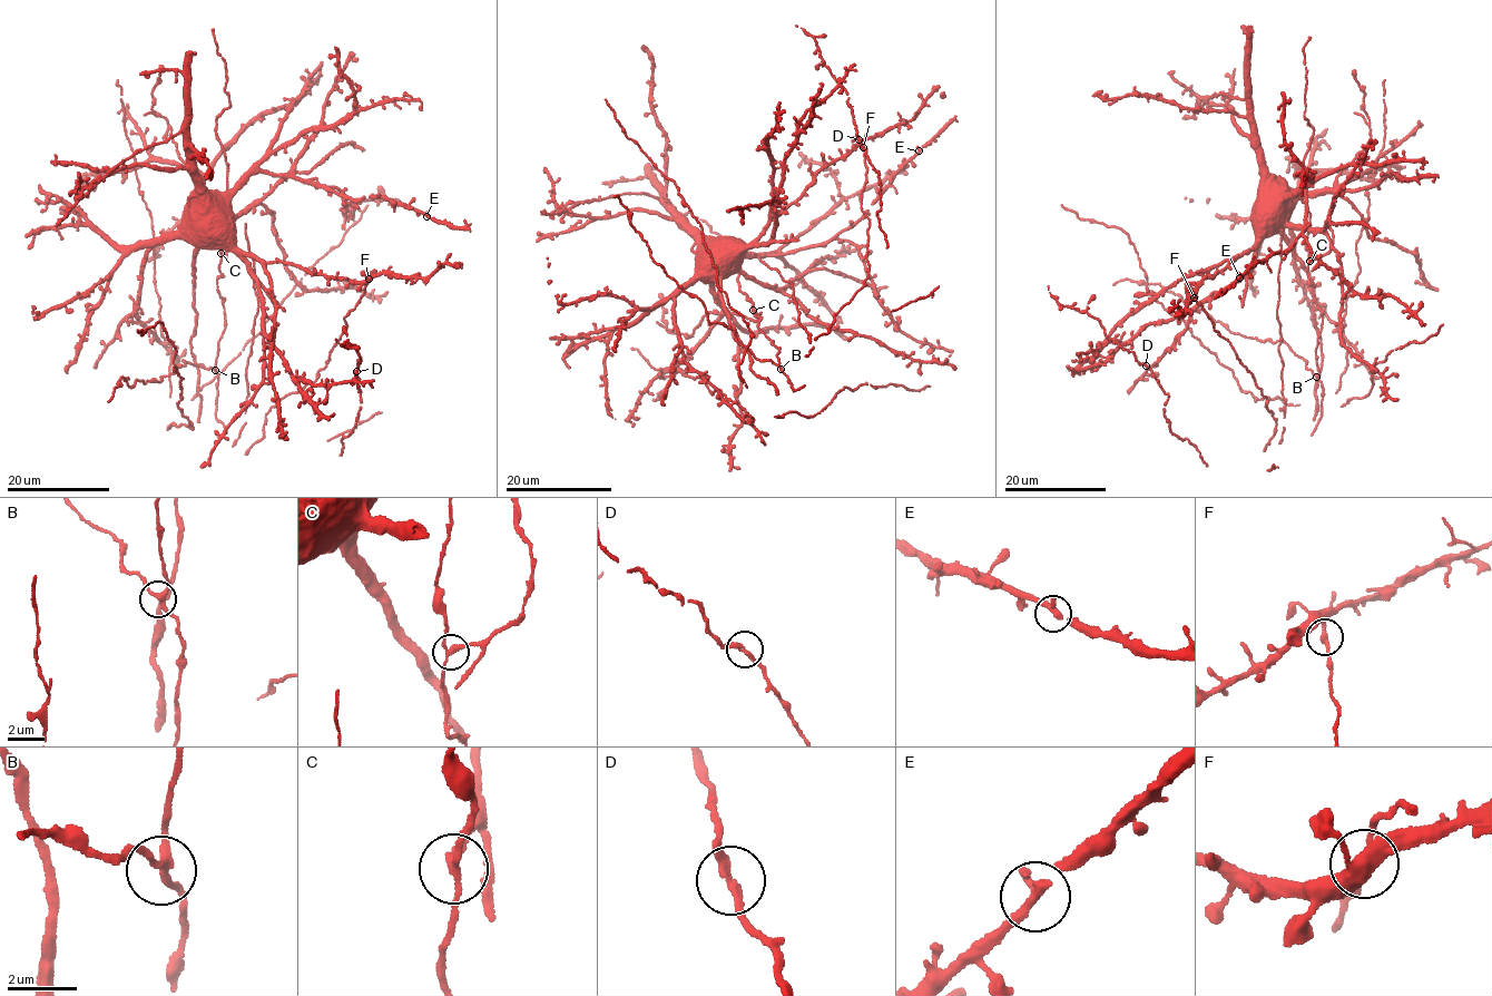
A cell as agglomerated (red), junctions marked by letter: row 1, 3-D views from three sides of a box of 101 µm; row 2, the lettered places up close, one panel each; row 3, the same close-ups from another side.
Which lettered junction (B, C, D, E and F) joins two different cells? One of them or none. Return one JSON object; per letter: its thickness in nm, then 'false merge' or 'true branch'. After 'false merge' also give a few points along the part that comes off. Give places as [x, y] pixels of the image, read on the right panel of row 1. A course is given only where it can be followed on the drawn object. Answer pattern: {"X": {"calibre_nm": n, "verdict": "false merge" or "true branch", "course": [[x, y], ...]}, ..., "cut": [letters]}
{"B": {"calibre_nm": 220, "verdict": "true branch"}, "C": {"calibre_nm": 200, "verdict": "false merge", "course": [[1309, 261], [1329, 250], [1333, 235], [1328, 215], [1335, 182], [1371, 136], [1364, 90], [1353, 70]]}, "D": {"calibre_nm": 240, "verdict": "true branch"}, "E": {"calibre_nm": 220, "verdict": "true branch"}, "F": {"calibre_nm": 200, "verdict": "true branch"}, "cut": ["C"]}

